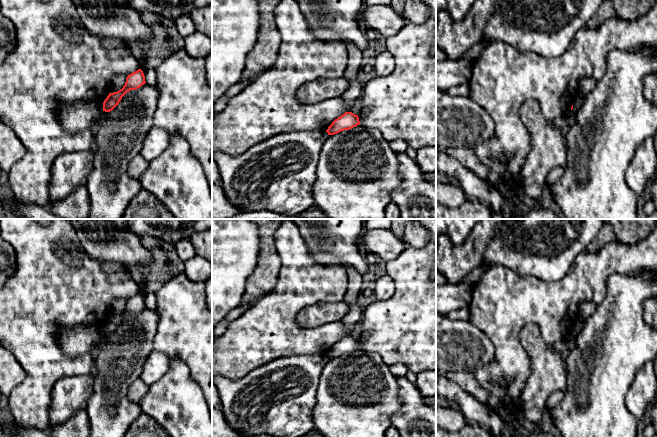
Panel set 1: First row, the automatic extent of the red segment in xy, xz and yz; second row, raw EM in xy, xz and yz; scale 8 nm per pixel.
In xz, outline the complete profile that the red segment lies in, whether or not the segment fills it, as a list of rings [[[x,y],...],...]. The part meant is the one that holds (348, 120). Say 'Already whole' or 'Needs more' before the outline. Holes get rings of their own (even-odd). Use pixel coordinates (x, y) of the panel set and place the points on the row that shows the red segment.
Already whole. [[[345,112],[332,122],[326,132],[328,135],[334,135],[341,131],[352,129],[359,124],[360,121],[358,115],[355,115],[352,112]]]

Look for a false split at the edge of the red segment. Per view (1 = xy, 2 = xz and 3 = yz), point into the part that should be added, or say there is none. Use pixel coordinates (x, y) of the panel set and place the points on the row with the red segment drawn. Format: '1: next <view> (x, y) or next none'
1: next none
2: next none
3: next none

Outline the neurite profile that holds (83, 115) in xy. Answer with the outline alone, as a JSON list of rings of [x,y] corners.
[[[78,102],[72,106],[62,106],[59,121],[66,132],[77,133],[97,124],[103,112],[99,102]]]

